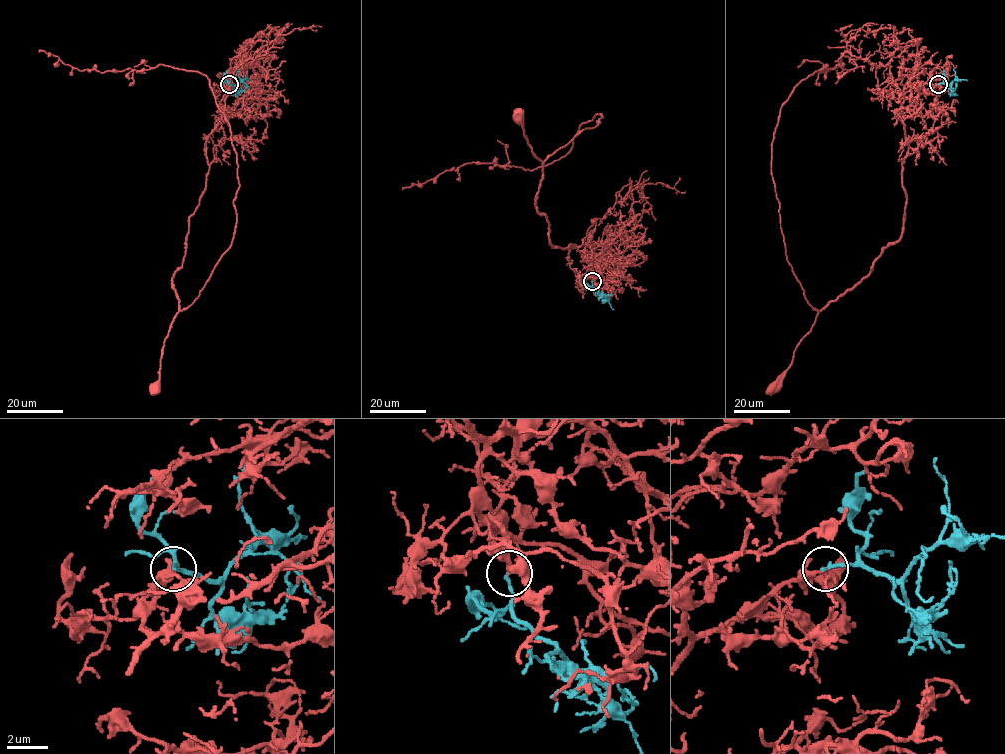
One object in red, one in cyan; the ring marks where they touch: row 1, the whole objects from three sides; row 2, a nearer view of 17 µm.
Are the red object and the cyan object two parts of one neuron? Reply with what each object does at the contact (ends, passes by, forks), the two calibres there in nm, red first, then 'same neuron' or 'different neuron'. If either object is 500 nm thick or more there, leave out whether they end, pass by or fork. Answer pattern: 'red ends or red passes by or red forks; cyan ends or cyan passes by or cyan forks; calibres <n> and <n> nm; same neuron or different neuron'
red passes by; cyan ends; calibres 170 and 180 nm; same neuron

